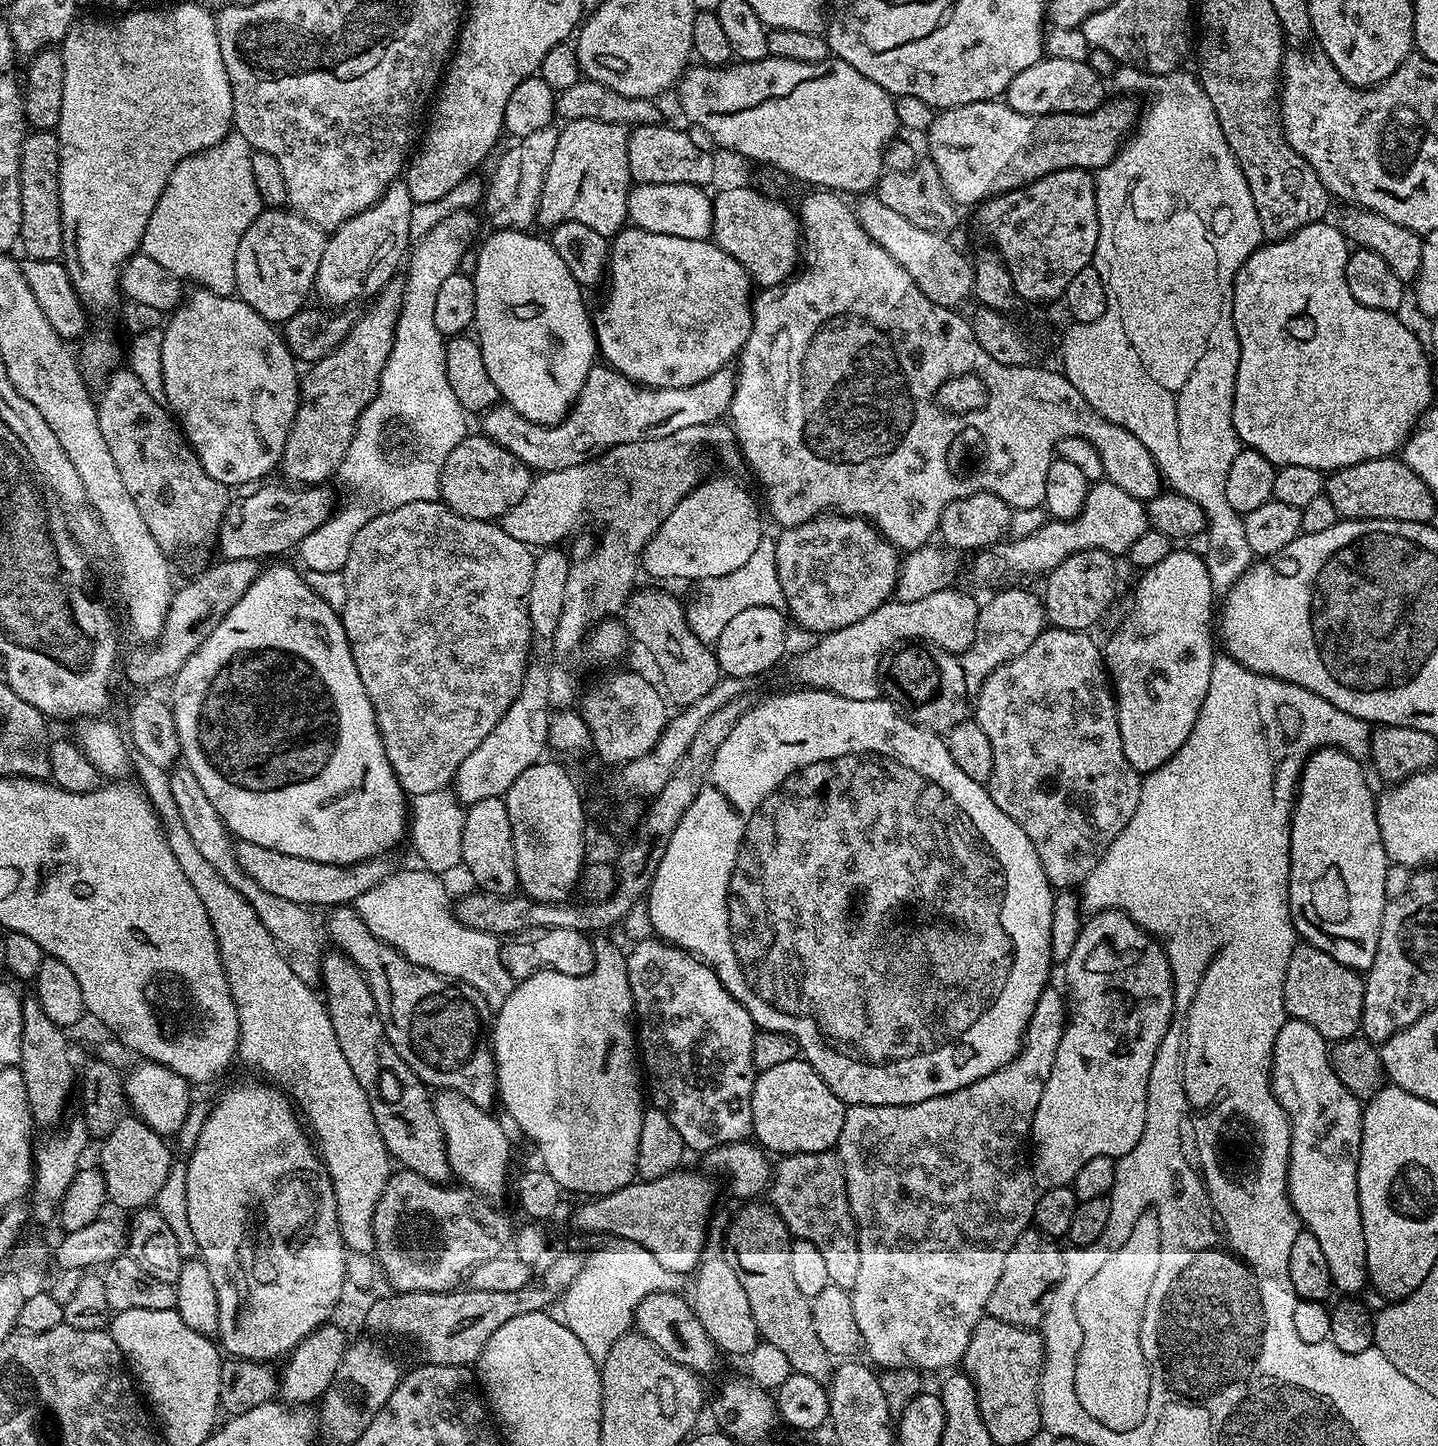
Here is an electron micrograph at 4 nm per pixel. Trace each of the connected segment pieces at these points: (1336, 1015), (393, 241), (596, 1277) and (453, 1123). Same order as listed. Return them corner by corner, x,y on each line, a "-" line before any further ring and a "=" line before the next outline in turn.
1301,943
1292,952
1284,983
1284,1010
1293,1020
1314,1026
1329,1042
1348,1040
1360,1032
1364,1009
1365,977
1350,966
1342,966
1322,950
=
397,182
391,184
379,200
370,205
366,210
354,214
342,226
331,229
330,235
325,239
322,250
322,262
318,262
318,274
316,275
315,295
321,296
328,306
348,306
355,300
367,301
384,289
385,286
397,275
396,267
401,267
406,253
410,248
411,210
413,202
410,198
410,190
407,183
=
612,1238
607,1243
605,1248
583,1257
582,1270
578,1270
578,1276
562,1297
564,1325
599,1365
603,1364
606,1354
610,1354
610,1346
633,1327
642,1298
655,1292
679,1289
682,1280
681,1273
666,1270
666,1266
658,1263
650,1250
638,1246
638,1242
=
437,1091
434,1107
438,1126
444,1135
452,1176
460,1179
457,1181
463,1187
479,1192
481,1197
493,1198
498,1195
508,1180
508,1163
512,1160
512,1144
503,1126
491,1116
493,1113
489,1109
474,1106
470,1098
460,1096
457,1092

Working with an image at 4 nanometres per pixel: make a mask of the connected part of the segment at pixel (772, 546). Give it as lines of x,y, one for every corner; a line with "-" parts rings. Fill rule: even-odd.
768,534
761,535
754,554
738,570
730,574
722,574
718,578
707,581
708,596
687,605
688,625
694,630
697,638
706,645
715,645
716,639
722,634
726,622
734,618
734,614
742,614
750,606
770,606
783,609
785,607
782,594
782,582
778,582
776,569
776,542

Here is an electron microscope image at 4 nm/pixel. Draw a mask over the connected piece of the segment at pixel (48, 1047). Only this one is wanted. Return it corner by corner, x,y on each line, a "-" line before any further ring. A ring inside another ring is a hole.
25,995
21,1008
22,1054
18,1067
22,1082
26,1082
26,1098
32,1111
32,1123
37,1129
52,1130
65,1119
64,1111
68,1108
68,1099
71,1096
73,1099
74,1096
72,1056
68,1053
69,1033
59,1024
50,1022
50,1017
46,1015
46,1010
42,1010
35,995

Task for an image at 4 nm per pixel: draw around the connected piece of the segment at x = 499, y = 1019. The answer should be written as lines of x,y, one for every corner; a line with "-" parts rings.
616,944
595,945
596,965
590,974
571,976
557,972
535,972
530,978
519,981
506,998
506,1002
494,1016
494,1027
490,1032
492,1055
496,1058
496,1086
498,1100
512,1120
536,1143
540,1151
544,1171
558,1182
561,1189
572,1192
585,1192
585,1197
605,1196
608,1192
616,1192
619,1188
633,1183
636,1176
636,1159
638,1158
638,1134
642,1130
642,1118
646,1107
646,1096
642,1091
642,1068
638,1063
638,1040
634,1035
634,1009
632,991
628,977
628,957
625,949

